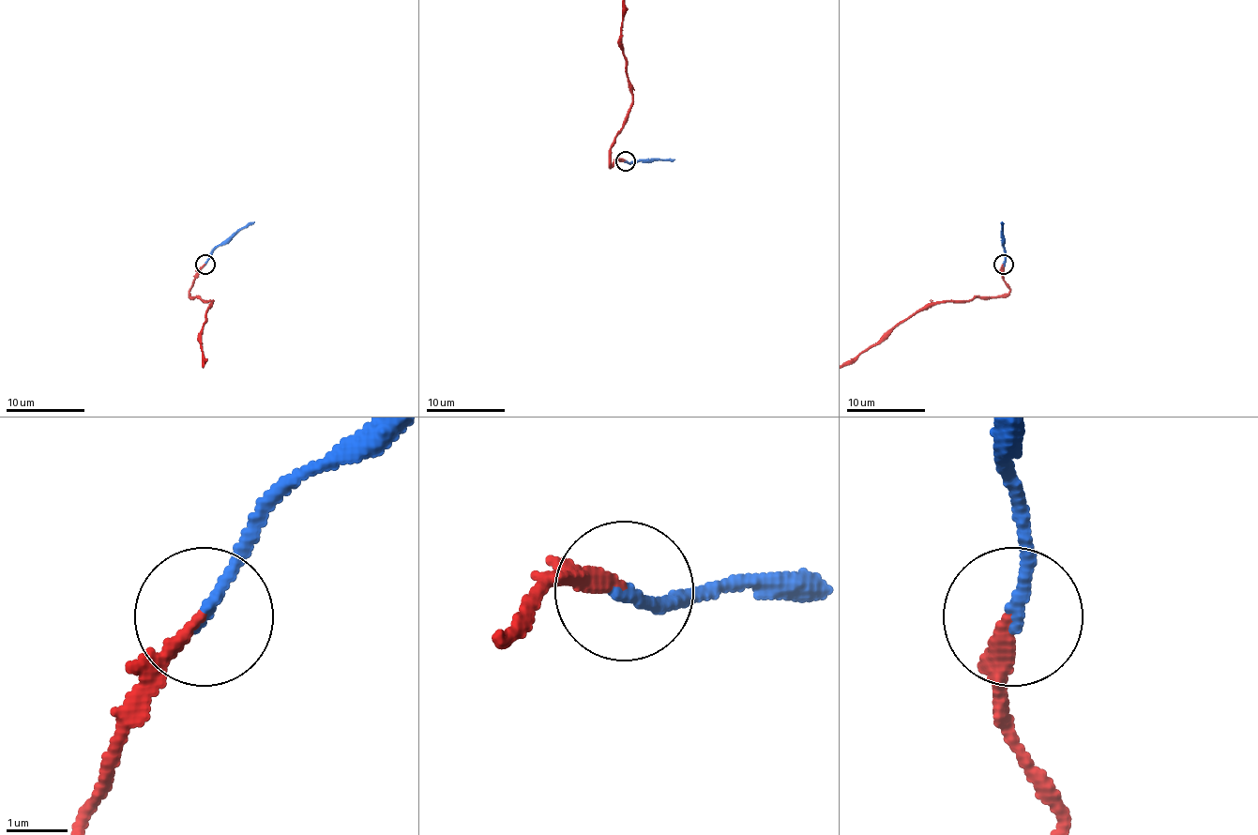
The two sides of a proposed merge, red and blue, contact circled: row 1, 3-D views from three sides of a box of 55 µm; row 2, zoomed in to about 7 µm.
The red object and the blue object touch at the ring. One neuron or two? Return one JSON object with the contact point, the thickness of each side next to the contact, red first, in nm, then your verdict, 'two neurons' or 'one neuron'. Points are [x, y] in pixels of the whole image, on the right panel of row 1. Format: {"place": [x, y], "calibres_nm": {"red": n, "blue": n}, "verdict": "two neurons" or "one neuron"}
{"place": [1004, 264], "calibres_nm": {"red": 200, "blue": 190}, "verdict": "one neuron"}

